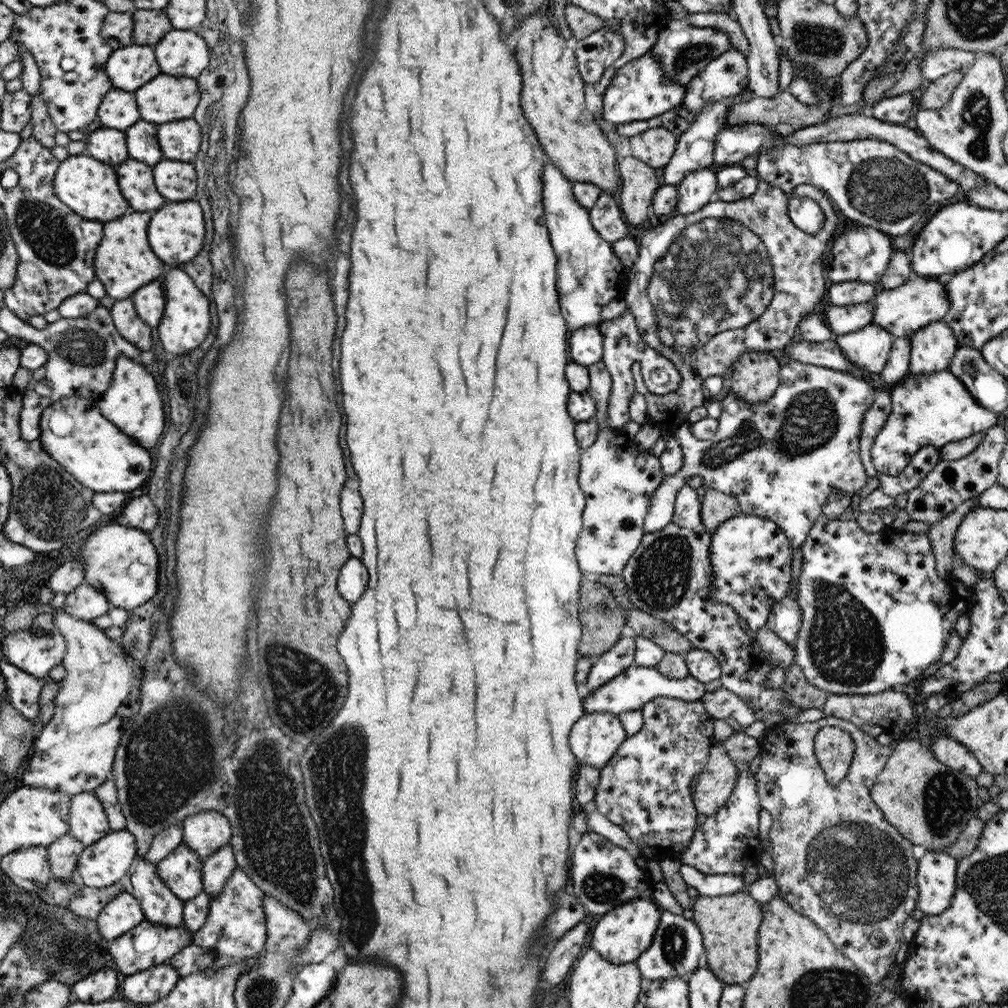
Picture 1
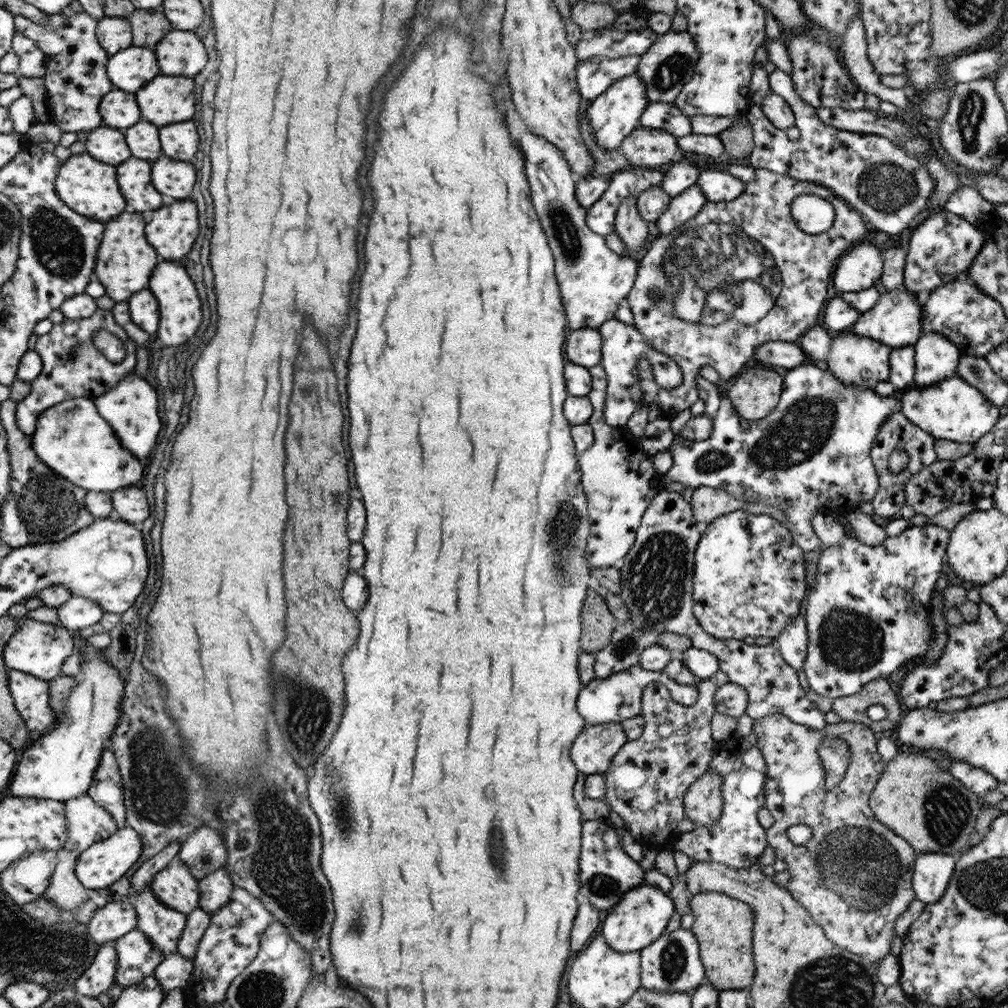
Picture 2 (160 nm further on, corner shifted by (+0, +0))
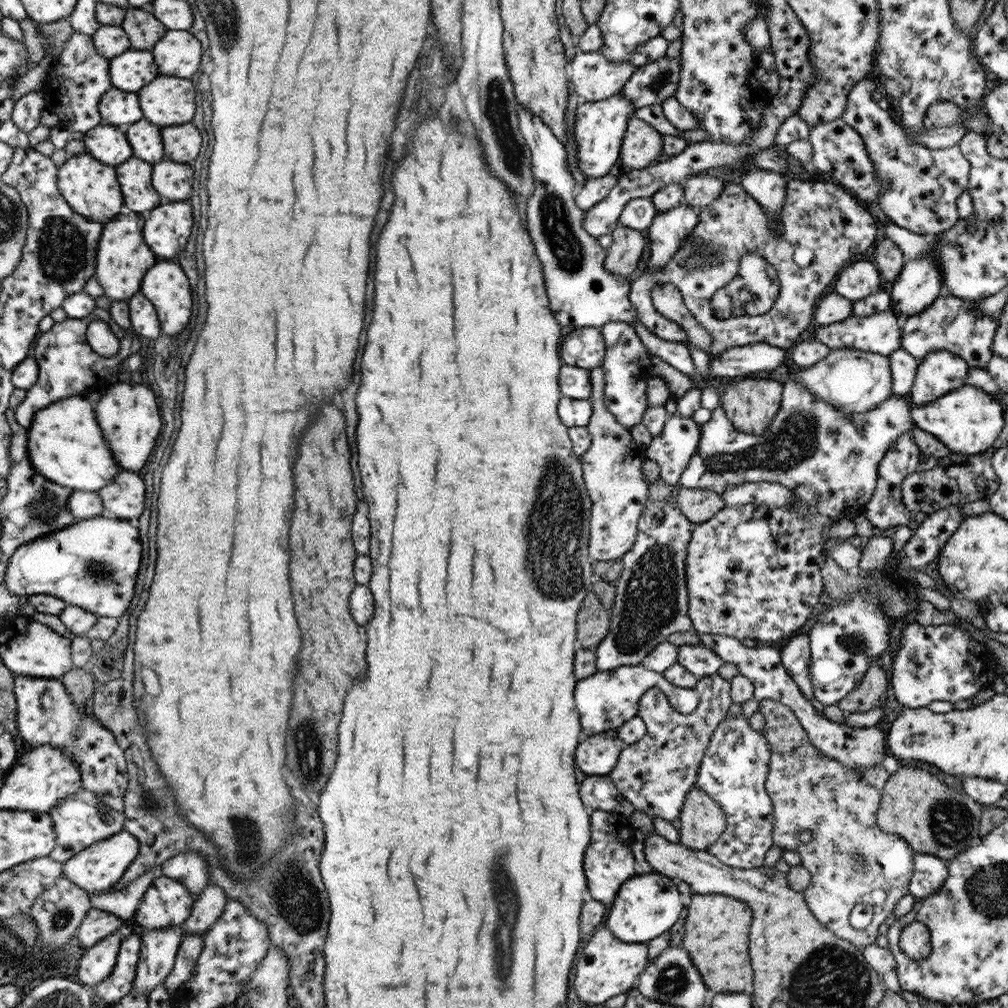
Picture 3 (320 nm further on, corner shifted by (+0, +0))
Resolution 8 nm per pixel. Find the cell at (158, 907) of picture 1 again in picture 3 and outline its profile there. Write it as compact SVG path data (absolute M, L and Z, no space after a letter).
M181 926L149 928L141 931L141 960L132 990L149 994L164 984L173 971L184 934Z

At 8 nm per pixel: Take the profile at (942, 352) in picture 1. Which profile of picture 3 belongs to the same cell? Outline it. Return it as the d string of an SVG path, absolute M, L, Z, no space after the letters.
M933 350L919 361L913 387L907 399L910 405L926 406L929 402L967 384L969 366L947 350Z

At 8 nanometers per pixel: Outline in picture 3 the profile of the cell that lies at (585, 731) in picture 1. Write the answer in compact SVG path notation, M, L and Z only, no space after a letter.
M616 729L593 734L578 746L578 768L588 777L609 775L625 746Z

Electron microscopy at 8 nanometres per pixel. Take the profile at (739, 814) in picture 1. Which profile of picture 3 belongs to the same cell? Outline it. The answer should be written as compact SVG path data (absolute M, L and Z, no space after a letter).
M726 715L716 727L708 744L705 756L697 774L695 786L699 786L717 802L725 812L727 825L725 831L706 851L718 858L720 862L739 869L751 869L763 866L766 852L773 846L774 805L765 789L771 750L763 733L750 727L749 718L744 715Z

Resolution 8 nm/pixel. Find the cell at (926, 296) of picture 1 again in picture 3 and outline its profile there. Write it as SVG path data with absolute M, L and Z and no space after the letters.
M893 302L891 308L884 312L878 312L872 316L852 316L842 320L842 322L832 323L823 327L813 326L807 332L807 336L819 340L828 348L855 348L856 350L863 350L864 352L877 352L882 356L889 356L895 350L900 348L901 343L901 329L896 325L899 314L893 311Z

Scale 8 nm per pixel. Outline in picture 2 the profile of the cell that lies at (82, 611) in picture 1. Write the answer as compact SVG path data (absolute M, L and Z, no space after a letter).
M72 596L64 605L57 608L57 613L60 626L74 633L96 624L105 610L84 597Z

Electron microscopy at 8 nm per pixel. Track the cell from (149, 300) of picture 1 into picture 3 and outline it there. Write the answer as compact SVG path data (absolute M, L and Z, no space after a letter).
M141 291L127 300L129 304L129 316L132 318L132 330L139 337L150 339L160 336L160 323L158 322L157 309Z

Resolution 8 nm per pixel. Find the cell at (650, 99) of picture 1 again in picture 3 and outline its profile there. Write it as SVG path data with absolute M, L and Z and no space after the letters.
M619 92L606 100L598 102L581 102L575 110L574 138L577 144L578 168L588 179L608 175L612 170L619 169L621 146L625 138L629 120L635 114L635 108L629 96Z

